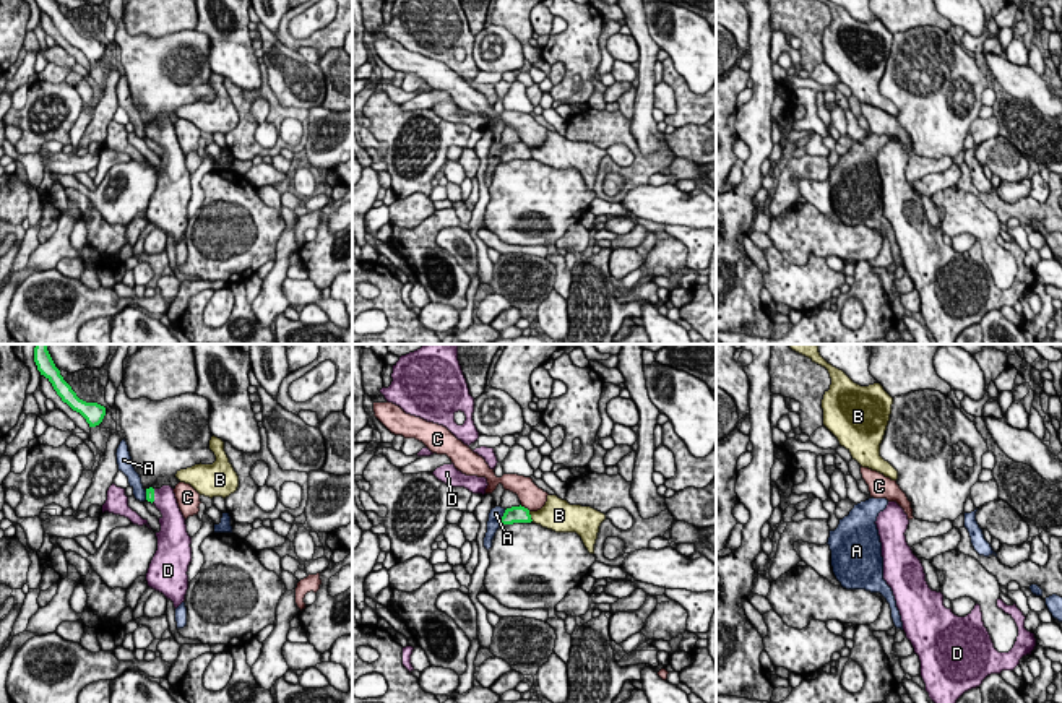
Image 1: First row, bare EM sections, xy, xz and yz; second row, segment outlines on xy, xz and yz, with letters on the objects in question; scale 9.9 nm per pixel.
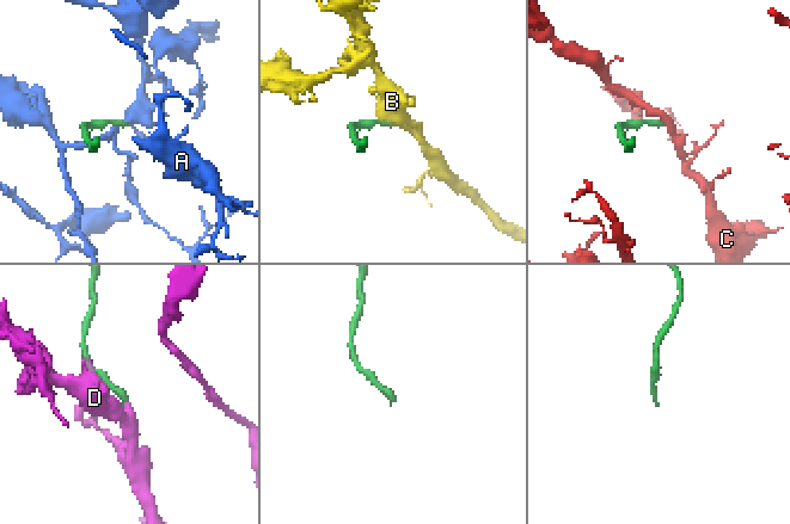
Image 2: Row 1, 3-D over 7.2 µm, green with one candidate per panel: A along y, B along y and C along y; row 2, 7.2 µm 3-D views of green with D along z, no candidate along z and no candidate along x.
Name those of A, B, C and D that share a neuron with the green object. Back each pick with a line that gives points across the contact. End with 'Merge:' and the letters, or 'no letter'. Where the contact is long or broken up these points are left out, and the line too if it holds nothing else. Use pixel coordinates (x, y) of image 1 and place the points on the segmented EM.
D: way xy (150, 492), (153, 495), (164, 499)
Merge: D

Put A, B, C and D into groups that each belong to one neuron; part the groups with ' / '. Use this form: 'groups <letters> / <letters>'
groups A / B / C / D

